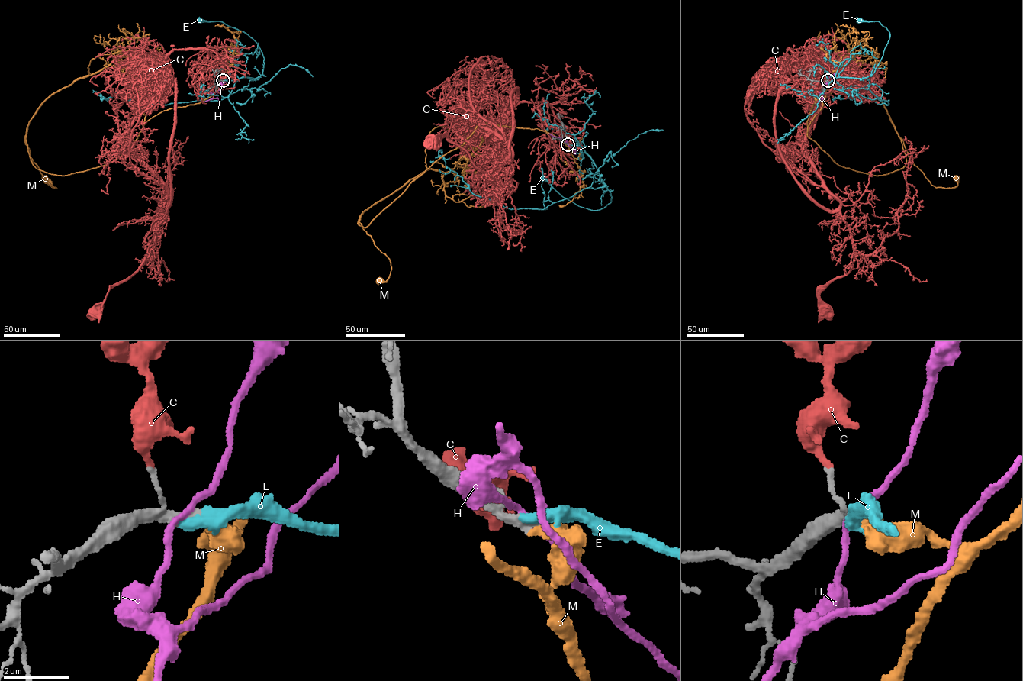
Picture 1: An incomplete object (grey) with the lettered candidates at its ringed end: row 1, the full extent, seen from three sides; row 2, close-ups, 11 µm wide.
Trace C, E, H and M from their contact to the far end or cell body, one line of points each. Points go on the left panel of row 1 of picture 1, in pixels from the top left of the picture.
C: (220, 79), (204, 49), (174, 49), (159, 66), (129, 141), (163, 185), (167, 215), (142, 265), (94, 312)
E: (223, 80), (236, 82), (242, 77), (258, 77), (264, 66), (262, 52), (244, 32), (220, 21), (201, 20)
H: (223, 80), (217, 97), (205, 101)
M: (223, 80), (198, 103), (152, 117), (123, 154), (85, 171), (38, 169), (24, 138), (56, 188), (44, 179)

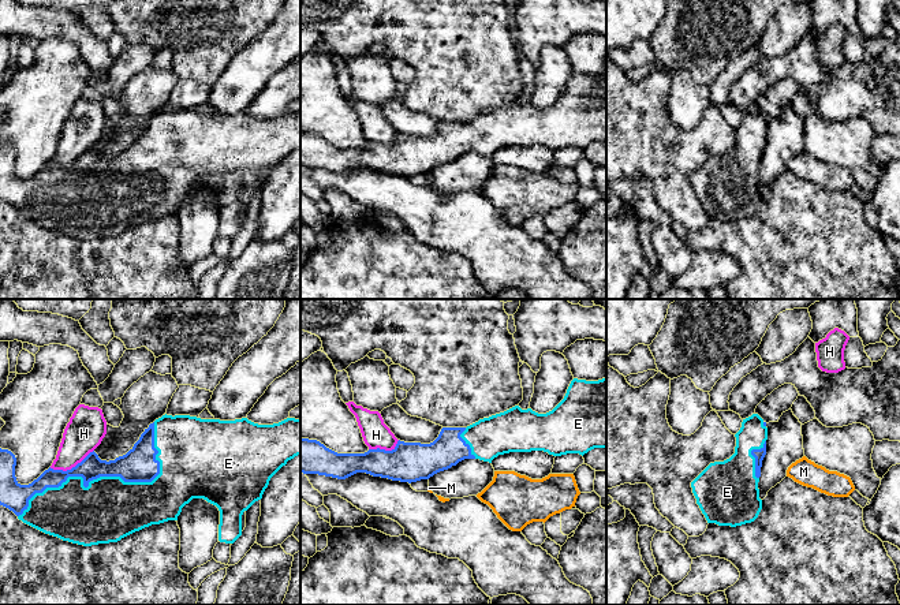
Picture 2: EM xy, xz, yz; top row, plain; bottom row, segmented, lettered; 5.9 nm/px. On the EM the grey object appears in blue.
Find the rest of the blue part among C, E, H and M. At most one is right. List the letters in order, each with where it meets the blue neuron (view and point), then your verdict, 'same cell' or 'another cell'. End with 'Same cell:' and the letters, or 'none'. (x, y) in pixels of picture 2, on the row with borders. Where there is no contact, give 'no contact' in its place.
C: no contact; another cell
E: meets blue in xy at (107, 475); same cell
H: meets blue in xy at (73, 467); another cell
M: no contact; another cell
Same cell: E

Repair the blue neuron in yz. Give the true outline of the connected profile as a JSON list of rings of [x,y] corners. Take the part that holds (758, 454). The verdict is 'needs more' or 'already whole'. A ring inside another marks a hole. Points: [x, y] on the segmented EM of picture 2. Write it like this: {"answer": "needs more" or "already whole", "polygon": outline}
{"answer": "needs more", "polygon": [[[753,414],[743,419],[735,437],[735,453],[724,462],[710,463],[691,482],[707,523],[742,526],[754,522],[762,509],[758,482],[766,455],[766,422]]]}

